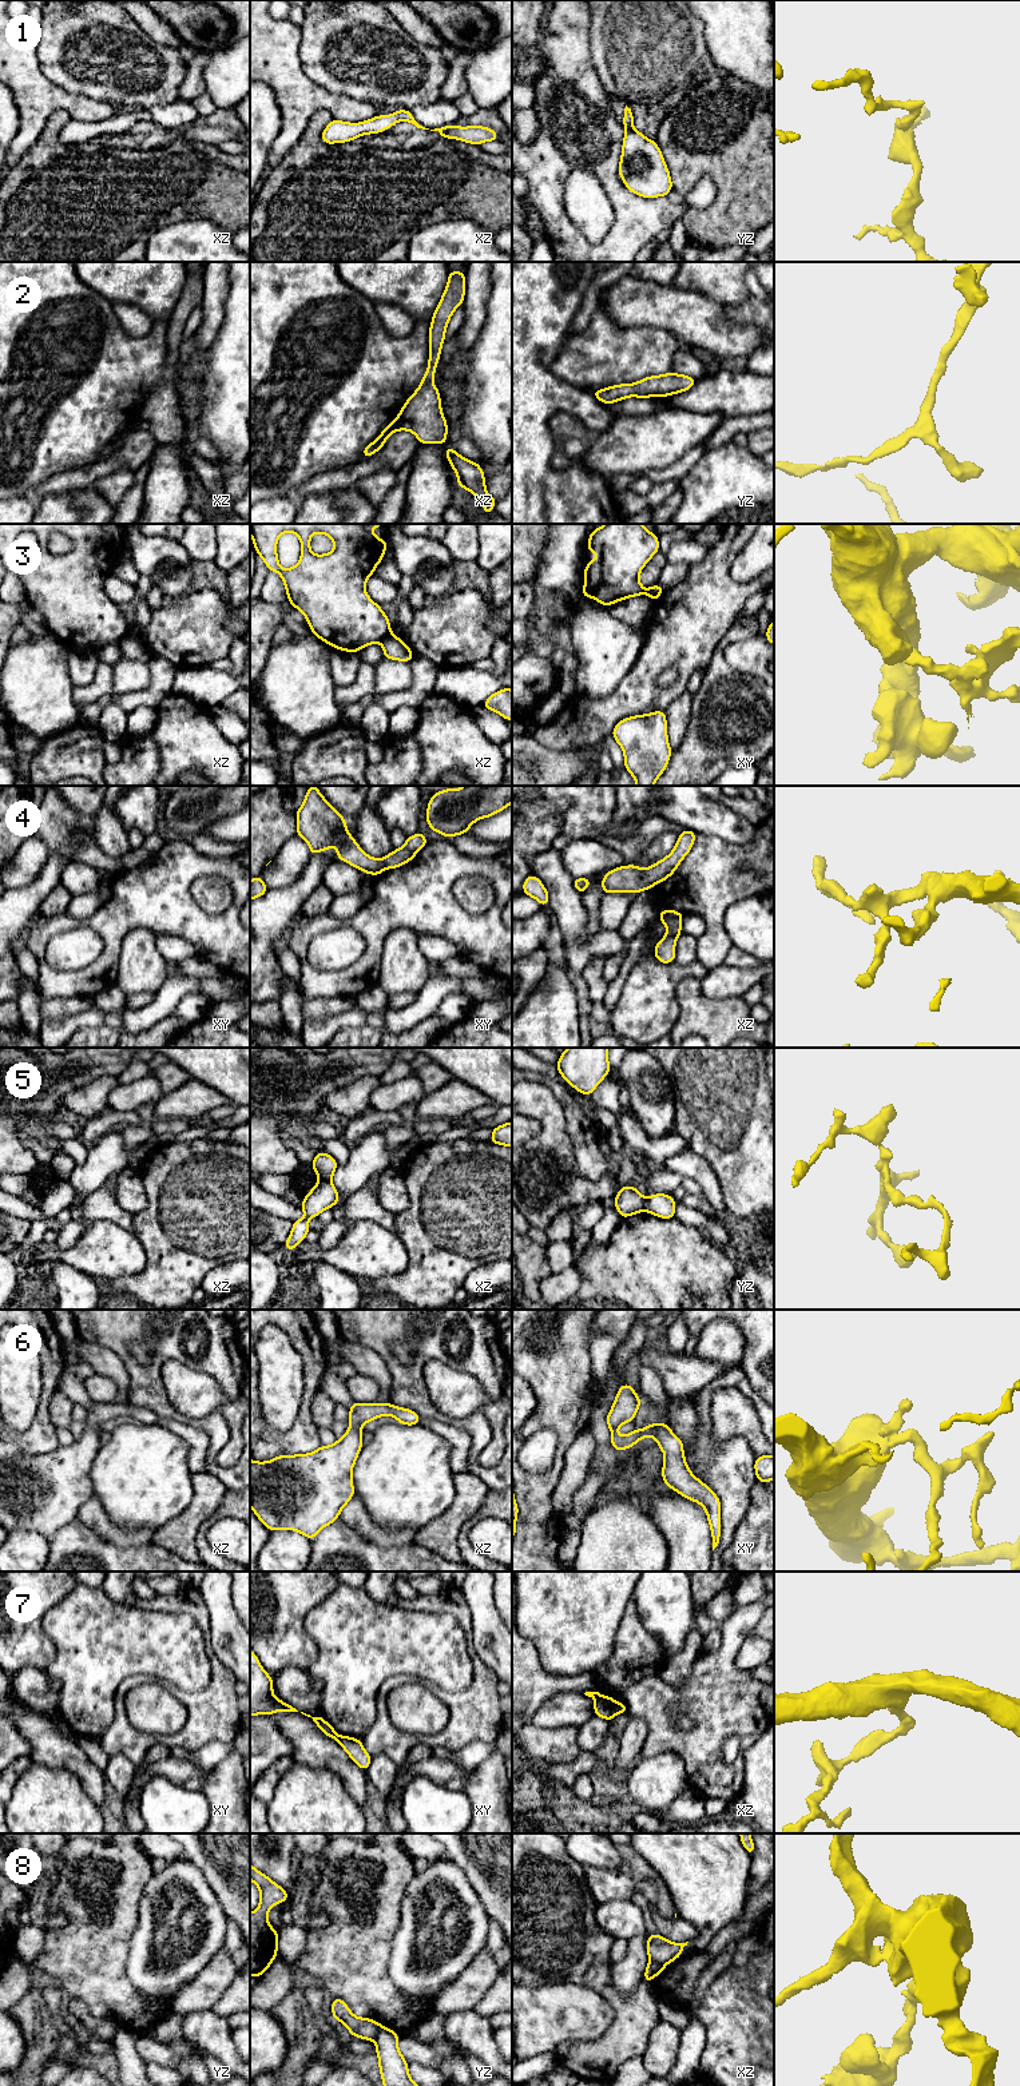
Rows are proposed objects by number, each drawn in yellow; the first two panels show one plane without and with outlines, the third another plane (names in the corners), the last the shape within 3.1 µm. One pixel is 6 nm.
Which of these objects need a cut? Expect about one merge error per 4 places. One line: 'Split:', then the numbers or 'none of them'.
Split: 3, 5, 7, 8

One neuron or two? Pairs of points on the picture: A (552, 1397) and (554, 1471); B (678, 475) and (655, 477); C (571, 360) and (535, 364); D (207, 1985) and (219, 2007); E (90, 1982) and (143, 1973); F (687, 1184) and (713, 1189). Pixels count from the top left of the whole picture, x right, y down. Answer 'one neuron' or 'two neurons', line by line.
A: one neuron
B: one neuron
C: two neurons
D: two neurons
E: two neurons
F: two neurons

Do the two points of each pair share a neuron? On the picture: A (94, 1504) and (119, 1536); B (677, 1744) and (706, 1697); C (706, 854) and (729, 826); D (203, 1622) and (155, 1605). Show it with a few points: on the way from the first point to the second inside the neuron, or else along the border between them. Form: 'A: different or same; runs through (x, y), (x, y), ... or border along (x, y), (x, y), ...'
A: same; runs through (94, 1512), (111, 1530)
B: same; runs through (690, 1739), (706, 1723), (706, 1711)
C: different; border along (697, 833), (735, 843), (751, 838)
D: same; runs through (194, 1610), (187, 1604), (167, 1604)

